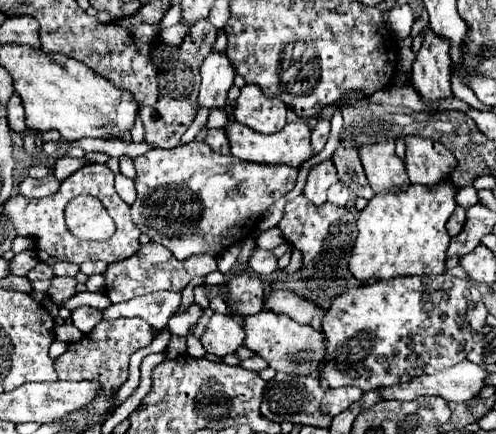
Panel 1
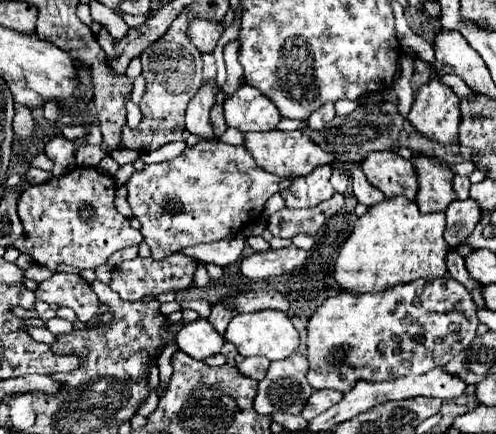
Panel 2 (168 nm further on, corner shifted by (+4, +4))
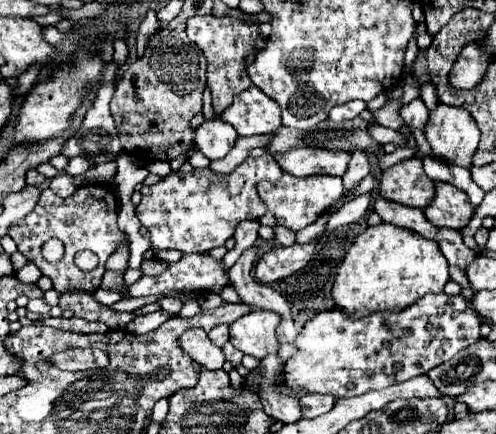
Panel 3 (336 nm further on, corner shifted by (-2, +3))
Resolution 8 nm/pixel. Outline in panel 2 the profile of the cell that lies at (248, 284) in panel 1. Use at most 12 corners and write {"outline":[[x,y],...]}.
{"outline":[[221,303],[211,307],[209,323],[223,335],[237,311]]}

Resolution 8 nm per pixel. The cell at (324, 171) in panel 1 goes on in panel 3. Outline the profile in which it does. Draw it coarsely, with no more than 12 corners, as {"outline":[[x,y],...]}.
{"outline":[[337,176],[259,184],[289,230],[313,224],[343,196]]}

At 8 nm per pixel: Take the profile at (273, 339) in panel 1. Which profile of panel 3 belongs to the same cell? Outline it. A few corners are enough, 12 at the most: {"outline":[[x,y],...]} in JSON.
{"outline":[[253,310],[235,320],[231,344],[263,360],[279,352],[281,314]]}

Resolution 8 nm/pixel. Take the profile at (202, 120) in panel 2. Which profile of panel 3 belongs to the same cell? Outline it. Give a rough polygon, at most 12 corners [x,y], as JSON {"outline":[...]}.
{"outline":[[221,118],[203,120],[195,146],[209,160],[233,148],[237,132]]}

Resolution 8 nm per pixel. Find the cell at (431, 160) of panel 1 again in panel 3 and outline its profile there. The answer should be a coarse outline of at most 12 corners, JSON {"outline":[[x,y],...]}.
{"outline":[[435,182],[425,208],[437,228],[463,228],[473,212],[467,194]]}

